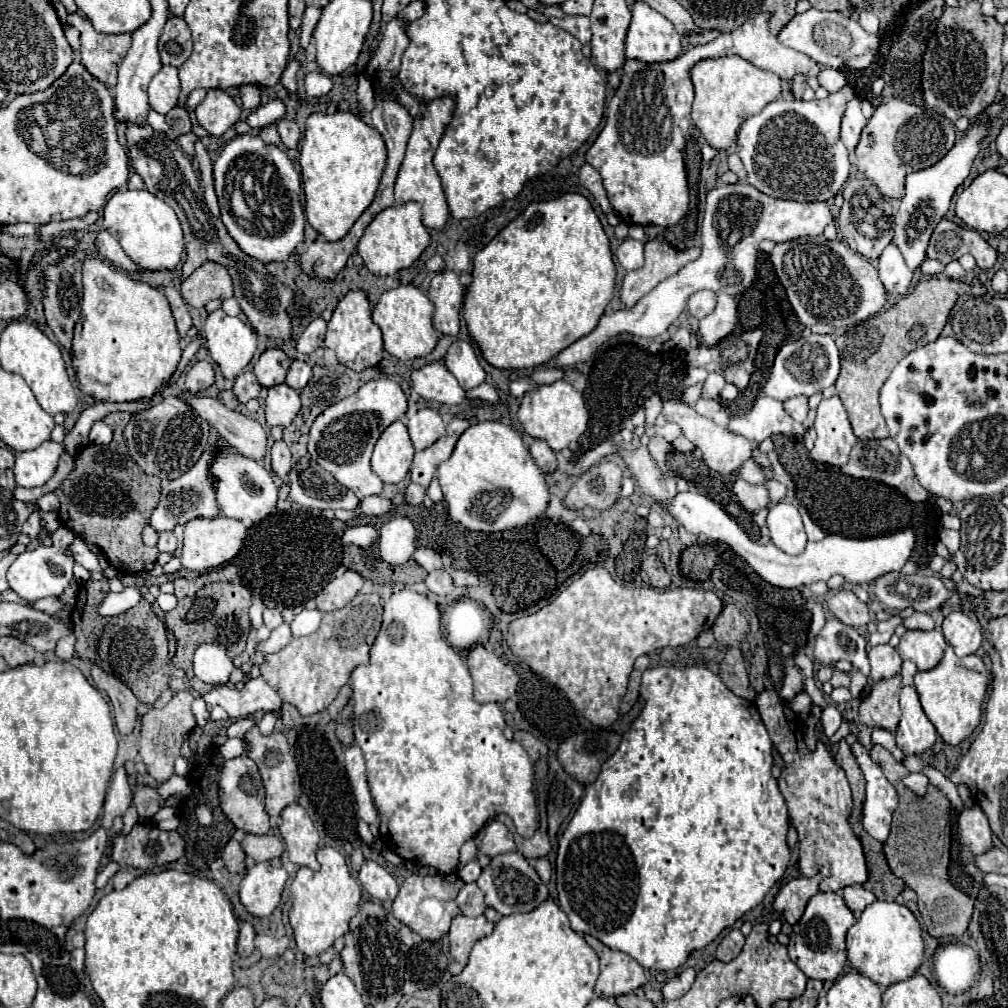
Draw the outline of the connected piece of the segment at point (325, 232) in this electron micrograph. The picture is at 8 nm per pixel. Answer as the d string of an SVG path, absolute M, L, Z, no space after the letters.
M335 112L311 114L307 118L305 140L299 156L305 190L305 216L327 242L341 240L373 202L385 160L385 144L379 132L367 126L359 116L351 112Z

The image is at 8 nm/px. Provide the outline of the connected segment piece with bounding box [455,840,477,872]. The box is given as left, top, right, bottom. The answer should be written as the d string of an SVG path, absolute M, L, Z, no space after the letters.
M469 840L469 842L465 842L463 848L461 848L461 856L459 856L459 864L457 864L455 872L459 872L467 862L471 862L471 860L475 860L475 858L477 858L477 846L475 846L473 840Z

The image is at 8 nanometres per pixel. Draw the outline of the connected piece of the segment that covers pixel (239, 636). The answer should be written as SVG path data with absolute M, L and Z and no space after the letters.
M215 582L203 586L193 598L181 598L177 608L165 612L165 626L177 638L177 652L173 656L173 666L183 668L191 678L191 660L199 644L219 644L227 650L229 658L237 658L245 650L245 640L251 630L249 620L251 590L241 582Z

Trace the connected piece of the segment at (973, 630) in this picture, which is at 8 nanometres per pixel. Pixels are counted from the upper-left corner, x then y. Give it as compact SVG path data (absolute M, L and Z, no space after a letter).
M951 610L945 616L943 634L945 634L945 640L955 648L955 654L959 658L975 654L983 642L979 622L973 620L971 614L965 610Z

